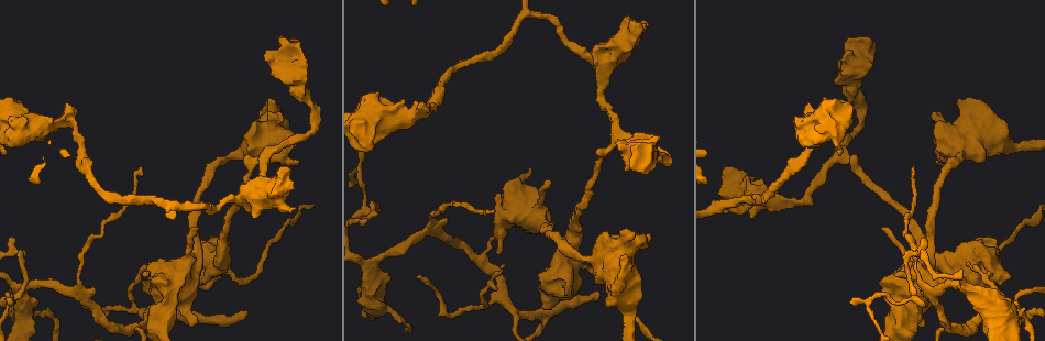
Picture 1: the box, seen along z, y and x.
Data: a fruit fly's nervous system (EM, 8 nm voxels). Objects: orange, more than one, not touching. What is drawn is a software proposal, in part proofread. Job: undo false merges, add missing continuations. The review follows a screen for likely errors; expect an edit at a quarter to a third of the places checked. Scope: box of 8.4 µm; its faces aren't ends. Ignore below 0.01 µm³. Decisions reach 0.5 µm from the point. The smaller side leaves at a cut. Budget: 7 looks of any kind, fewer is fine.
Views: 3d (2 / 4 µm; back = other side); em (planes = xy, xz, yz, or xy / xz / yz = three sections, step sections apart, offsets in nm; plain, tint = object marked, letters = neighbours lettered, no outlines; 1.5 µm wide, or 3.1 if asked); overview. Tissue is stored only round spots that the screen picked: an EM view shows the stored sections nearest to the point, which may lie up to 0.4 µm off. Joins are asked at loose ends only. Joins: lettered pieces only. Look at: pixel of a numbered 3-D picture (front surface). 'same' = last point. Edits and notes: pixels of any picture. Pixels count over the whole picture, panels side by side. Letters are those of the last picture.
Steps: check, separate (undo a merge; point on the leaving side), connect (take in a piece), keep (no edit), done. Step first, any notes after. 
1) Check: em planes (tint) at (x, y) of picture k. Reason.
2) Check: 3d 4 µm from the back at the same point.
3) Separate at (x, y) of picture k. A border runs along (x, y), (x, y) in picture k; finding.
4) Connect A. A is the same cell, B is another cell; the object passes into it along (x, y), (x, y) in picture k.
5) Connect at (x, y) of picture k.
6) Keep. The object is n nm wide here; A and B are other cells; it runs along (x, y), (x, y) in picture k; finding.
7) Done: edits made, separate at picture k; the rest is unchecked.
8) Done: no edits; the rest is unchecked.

Check: 3d 4 µm at (598, 297) of picture 1. Branch stops here.

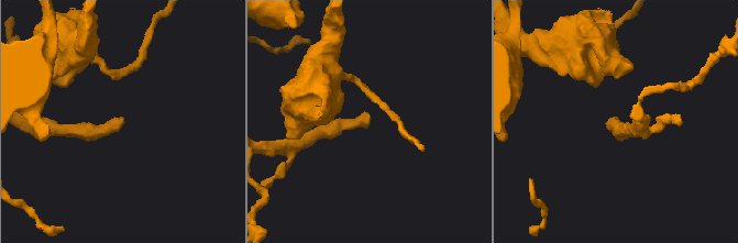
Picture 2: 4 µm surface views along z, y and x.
Check: em planes (plain) at (368, 121) of picture 2. Need the tissue.

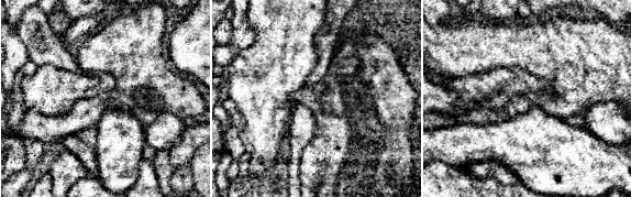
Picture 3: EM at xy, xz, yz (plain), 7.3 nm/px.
Check: em planes (letters) at the same point. What lies round it.

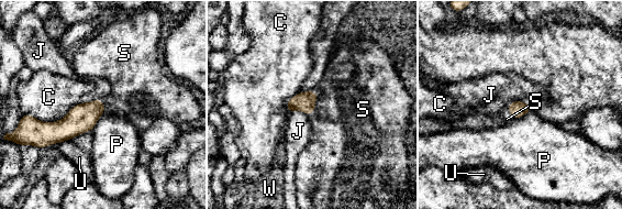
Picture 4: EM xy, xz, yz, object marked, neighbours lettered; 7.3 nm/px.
Connect at (350, 103) of picture 4. S is the same cell, C, J, P, U and W are other cells; the object passes into it along (304, 101), (315, 100), (350, 103) in picture 4; the neuron continues.

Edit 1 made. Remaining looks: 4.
Check: em planes (plain) at (287, 209) of picture 1. Stops while still wide.

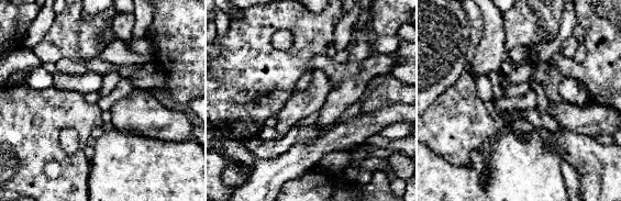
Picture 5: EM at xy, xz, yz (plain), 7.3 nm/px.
Check: em planes (tint) at the same point. Where the object lies.

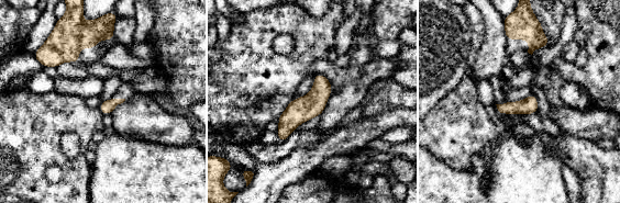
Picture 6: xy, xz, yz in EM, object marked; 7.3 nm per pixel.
Check: em planes (letters) at the same point. What lies round it.

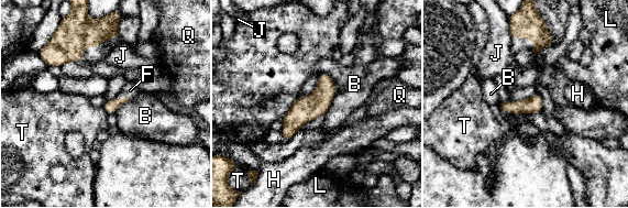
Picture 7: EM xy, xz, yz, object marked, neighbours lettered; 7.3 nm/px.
Connect at (130, 90) of picture 7. F is the same cell, B, H, J, L, Q and T are other cells; the neuron continues.

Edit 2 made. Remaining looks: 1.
Done: edits made, connect at picture 4, connect at picture 7; the rest is unchecked.

